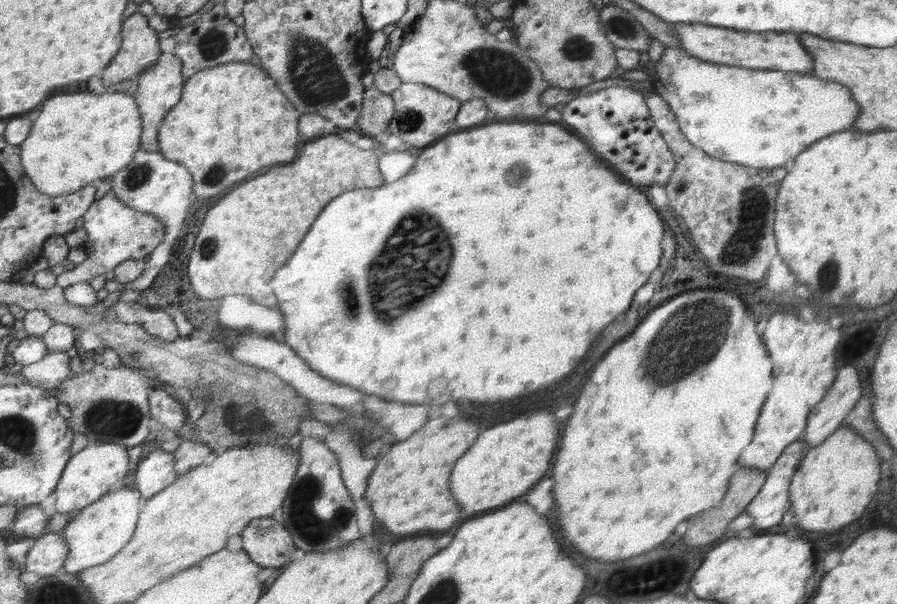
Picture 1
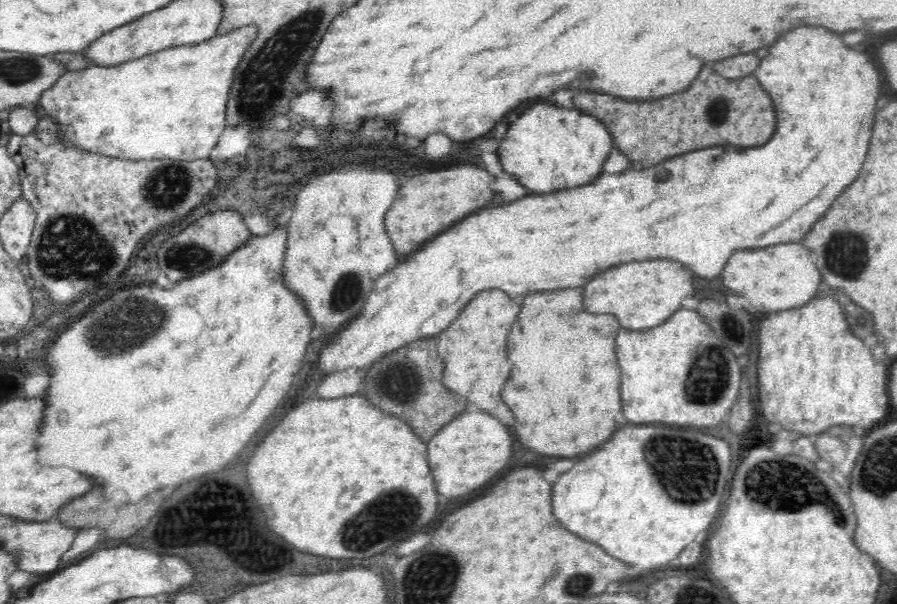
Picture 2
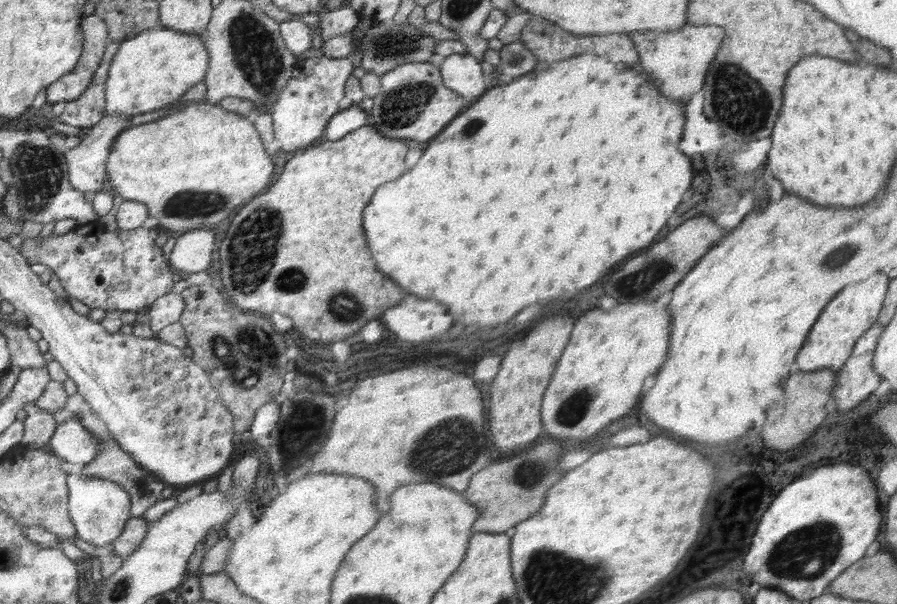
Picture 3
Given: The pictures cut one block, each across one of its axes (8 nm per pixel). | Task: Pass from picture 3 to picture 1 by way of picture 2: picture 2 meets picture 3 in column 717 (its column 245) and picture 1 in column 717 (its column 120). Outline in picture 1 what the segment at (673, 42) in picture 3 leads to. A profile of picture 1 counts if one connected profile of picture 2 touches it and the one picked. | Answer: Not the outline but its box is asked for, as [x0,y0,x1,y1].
[652,47,859,168]

